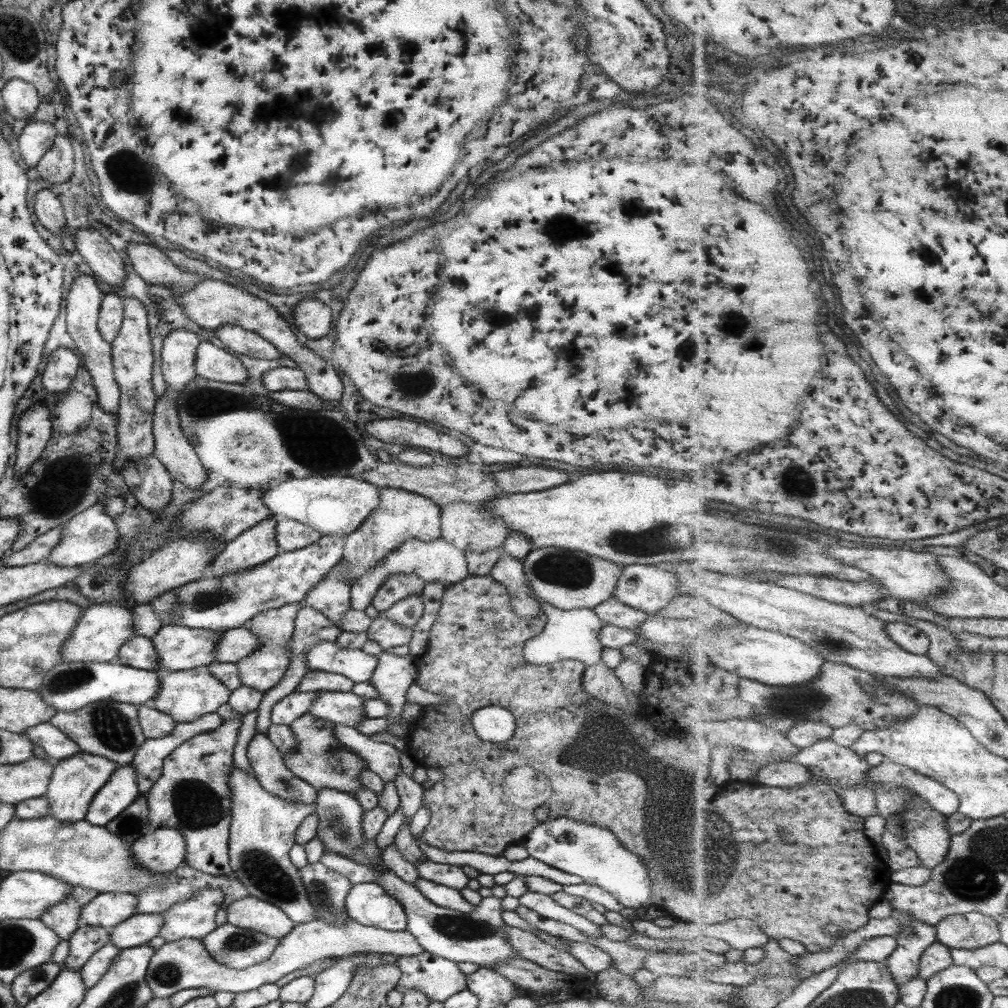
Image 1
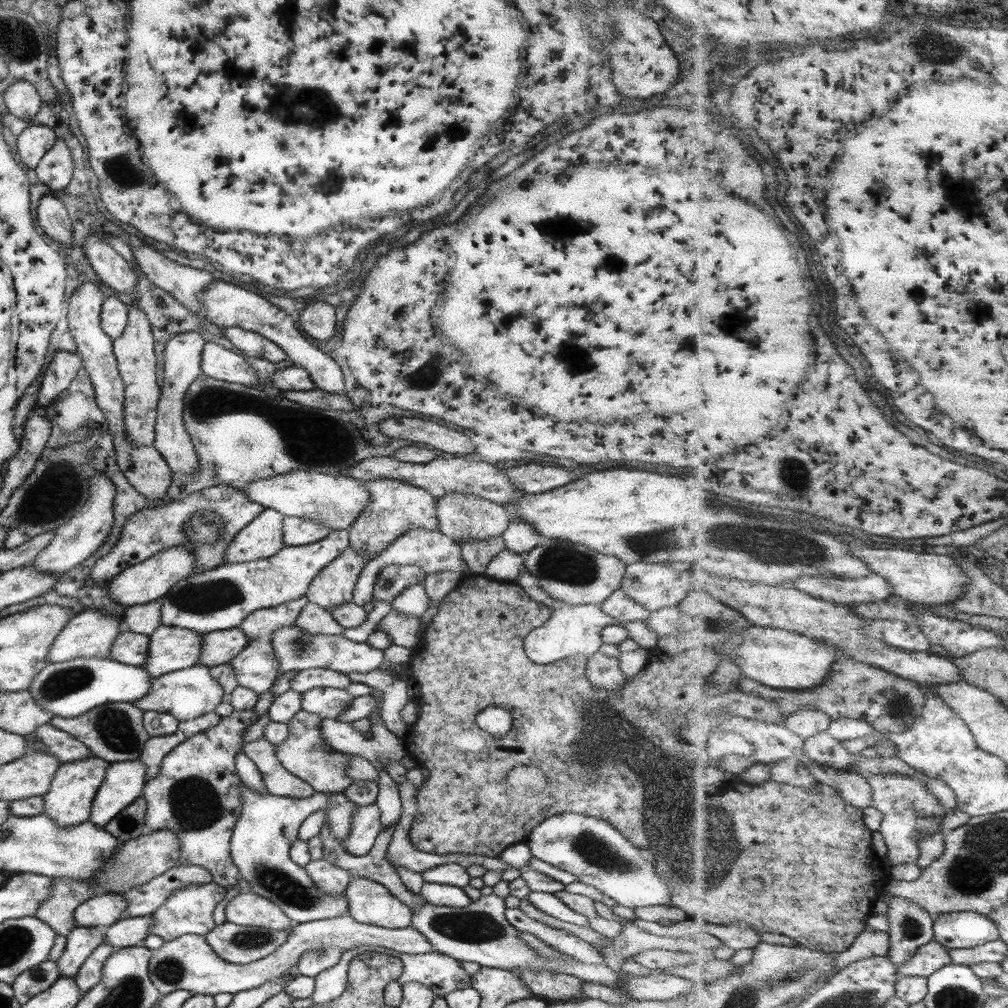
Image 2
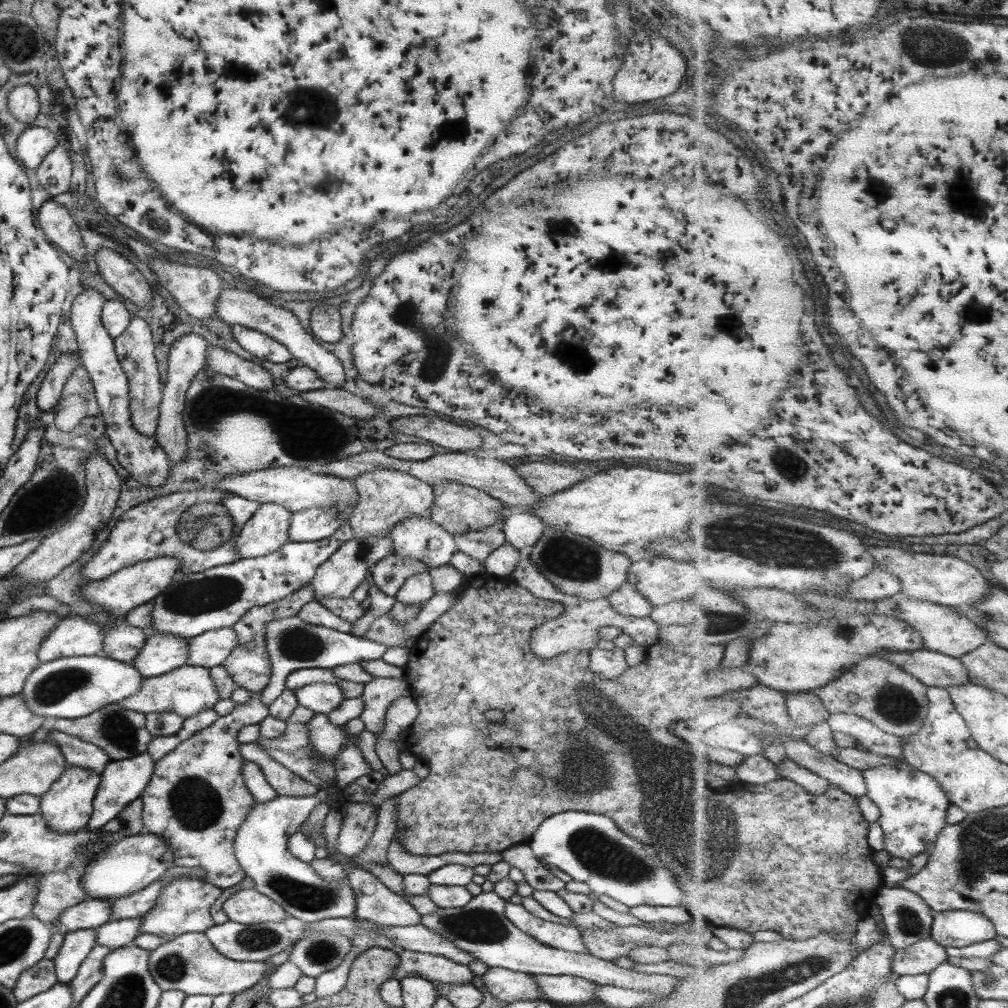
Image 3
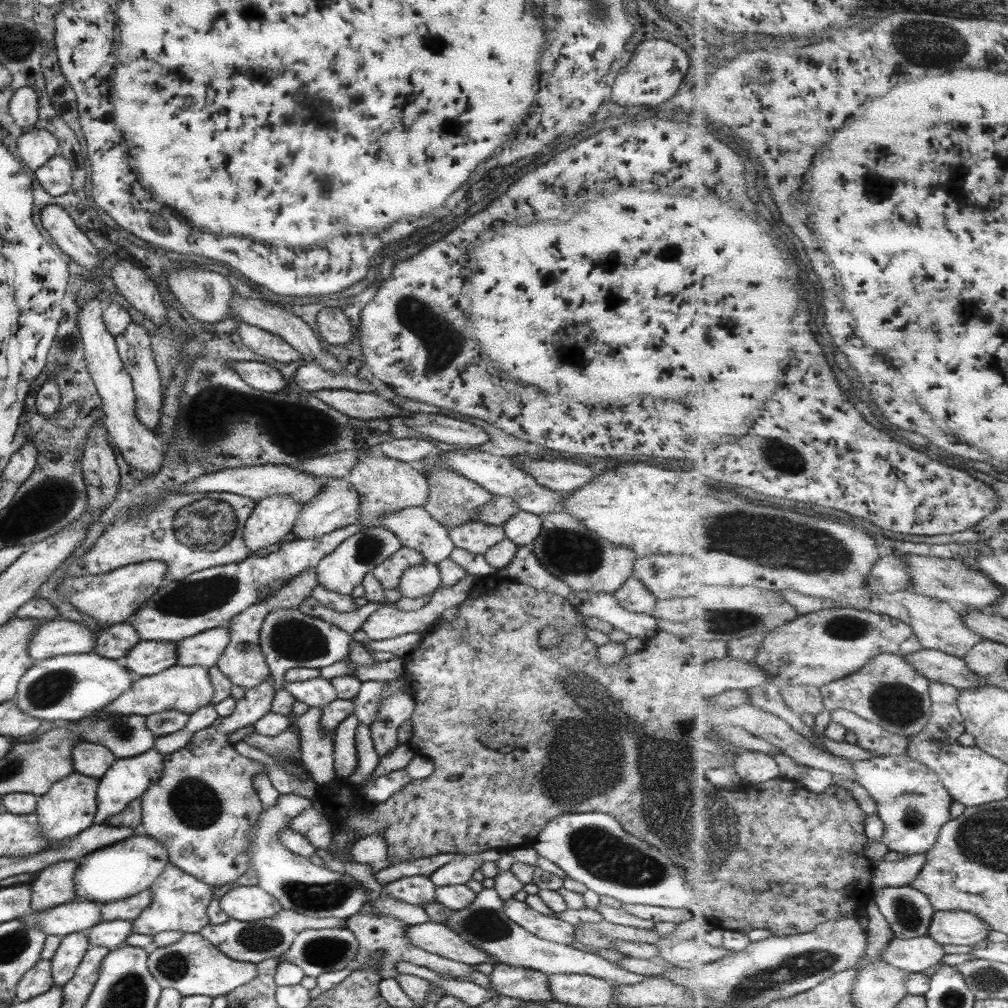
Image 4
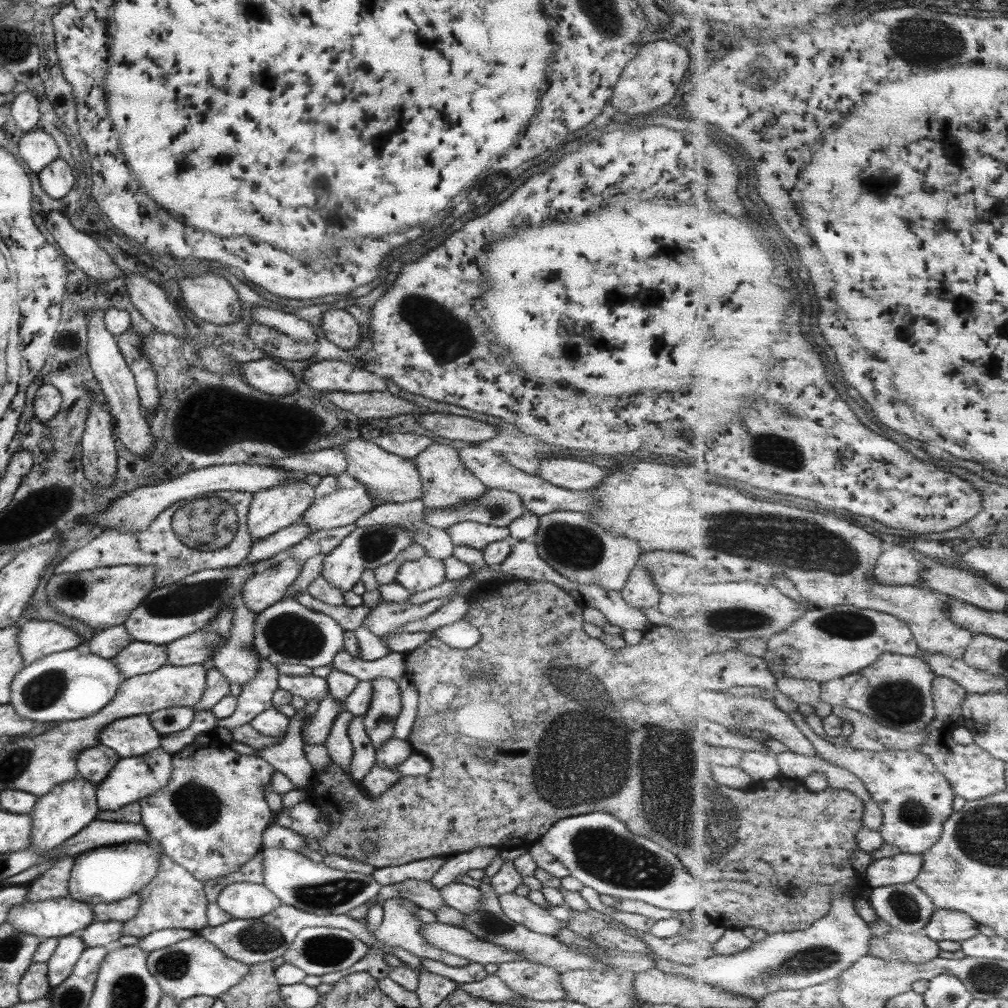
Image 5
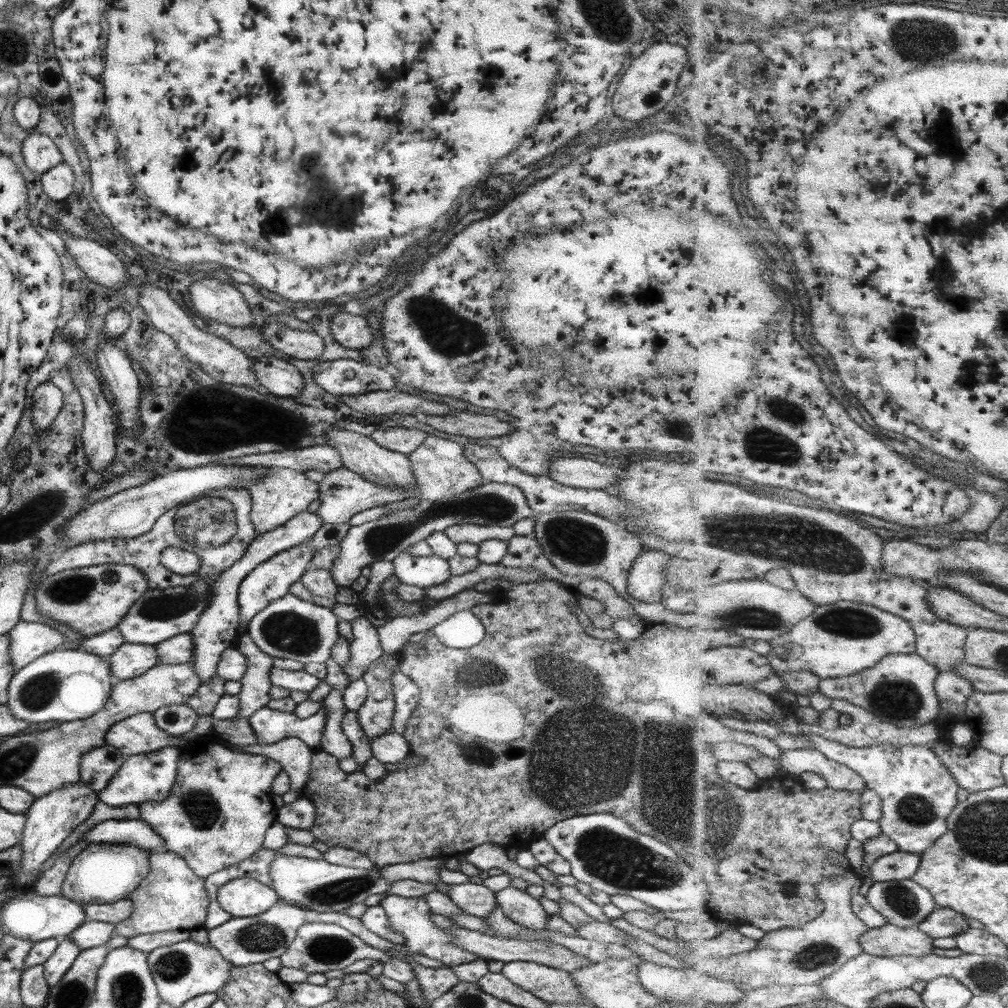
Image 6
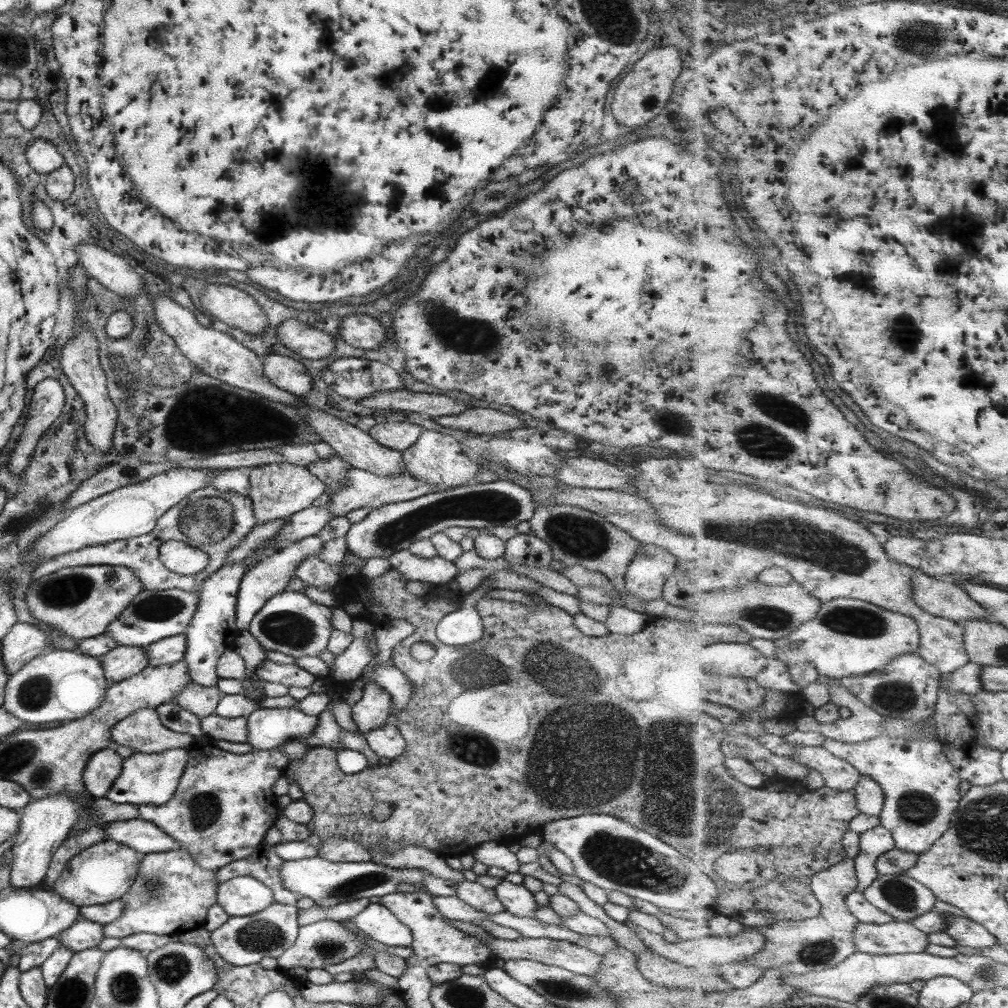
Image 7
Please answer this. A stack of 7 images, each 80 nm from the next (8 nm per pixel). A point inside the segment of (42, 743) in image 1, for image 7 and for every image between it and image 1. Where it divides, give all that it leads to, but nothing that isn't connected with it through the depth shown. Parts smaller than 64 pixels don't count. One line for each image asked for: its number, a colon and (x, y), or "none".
2: (64, 748)
3: (75, 752)
4: (88, 759)
5: (93, 764)
6: (96, 767)
7: (103, 767)

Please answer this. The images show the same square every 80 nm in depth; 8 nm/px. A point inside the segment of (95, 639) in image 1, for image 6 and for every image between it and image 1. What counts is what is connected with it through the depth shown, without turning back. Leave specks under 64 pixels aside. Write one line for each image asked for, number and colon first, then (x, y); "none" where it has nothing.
2: (89, 634)
3: (73, 636)
4: (53, 637)
5: (36, 639)
6: (28, 640)

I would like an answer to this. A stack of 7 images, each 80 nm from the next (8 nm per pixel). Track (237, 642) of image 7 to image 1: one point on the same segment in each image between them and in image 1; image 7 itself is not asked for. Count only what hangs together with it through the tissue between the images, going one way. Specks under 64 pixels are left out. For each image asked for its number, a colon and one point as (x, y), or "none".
1: (192, 796)
2: (195, 795)
3: (196, 799)
4: (202, 809)
5: (256, 694)
6: (255, 686)

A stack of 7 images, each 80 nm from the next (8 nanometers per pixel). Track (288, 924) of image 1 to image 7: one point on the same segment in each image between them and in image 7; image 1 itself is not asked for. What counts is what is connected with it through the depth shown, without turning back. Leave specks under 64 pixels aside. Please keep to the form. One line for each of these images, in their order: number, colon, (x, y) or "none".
2: (248, 909)
3: (247, 906)
4: (246, 903)
5: (243, 900)
6: (242, 897)
7: (242, 896)

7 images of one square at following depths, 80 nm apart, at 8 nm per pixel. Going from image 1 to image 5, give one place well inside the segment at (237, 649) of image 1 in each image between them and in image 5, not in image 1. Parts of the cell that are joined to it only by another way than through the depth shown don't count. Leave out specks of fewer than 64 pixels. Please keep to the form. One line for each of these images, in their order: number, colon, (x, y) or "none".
2: (219, 647)
3: (209, 649)
4: (204, 649)
5: (196, 648)

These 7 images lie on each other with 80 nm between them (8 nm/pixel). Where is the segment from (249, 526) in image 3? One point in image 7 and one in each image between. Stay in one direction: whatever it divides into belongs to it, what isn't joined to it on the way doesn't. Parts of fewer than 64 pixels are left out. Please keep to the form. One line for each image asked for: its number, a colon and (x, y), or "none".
4: (272, 517)
5: (271, 509)
6: (281, 493)
7: (277, 490)

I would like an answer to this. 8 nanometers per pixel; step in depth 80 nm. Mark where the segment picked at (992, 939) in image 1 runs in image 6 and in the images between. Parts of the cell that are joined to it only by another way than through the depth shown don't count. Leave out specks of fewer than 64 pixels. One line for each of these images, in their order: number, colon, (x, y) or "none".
2: (953, 929)
3: (950, 928)
4: (960, 928)
5: (945, 924)
6: (943, 923)

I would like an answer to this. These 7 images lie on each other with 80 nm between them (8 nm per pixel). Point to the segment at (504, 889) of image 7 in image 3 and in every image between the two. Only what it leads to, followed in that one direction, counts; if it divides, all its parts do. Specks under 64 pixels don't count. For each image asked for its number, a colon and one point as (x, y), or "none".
3: (568, 938)
4: (549, 928)
5: (520, 910)
6: (516, 905)

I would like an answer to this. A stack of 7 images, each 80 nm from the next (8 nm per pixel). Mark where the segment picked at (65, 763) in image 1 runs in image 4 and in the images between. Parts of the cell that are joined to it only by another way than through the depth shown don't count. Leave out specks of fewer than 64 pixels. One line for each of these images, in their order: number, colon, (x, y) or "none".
2: (67, 803)
3: (67, 807)
4: (69, 806)

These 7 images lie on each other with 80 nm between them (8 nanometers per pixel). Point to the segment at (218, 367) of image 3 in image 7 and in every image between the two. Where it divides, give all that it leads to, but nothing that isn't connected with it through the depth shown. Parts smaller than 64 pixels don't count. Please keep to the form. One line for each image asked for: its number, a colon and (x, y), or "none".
4: (257, 375)
5: (266, 375)
6: (277, 376)
7: (284, 373)

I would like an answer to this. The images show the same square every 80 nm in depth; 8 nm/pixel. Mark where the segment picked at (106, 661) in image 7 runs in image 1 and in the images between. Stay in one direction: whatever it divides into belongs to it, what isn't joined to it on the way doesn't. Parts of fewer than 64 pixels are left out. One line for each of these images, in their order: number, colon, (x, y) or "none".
1: (178, 648)
2: (169, 649)
3: (160, 653)
4: (148, 657)
5: (136, 658)
6: (129, 660)

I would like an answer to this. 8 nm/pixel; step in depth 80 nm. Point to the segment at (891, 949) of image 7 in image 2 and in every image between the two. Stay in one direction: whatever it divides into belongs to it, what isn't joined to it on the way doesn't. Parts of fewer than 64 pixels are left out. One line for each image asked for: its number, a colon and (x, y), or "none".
2: (932, 956)
3: (923, 957)
4: (921, 953)
5: (914, 947)
6: (890, 940)

